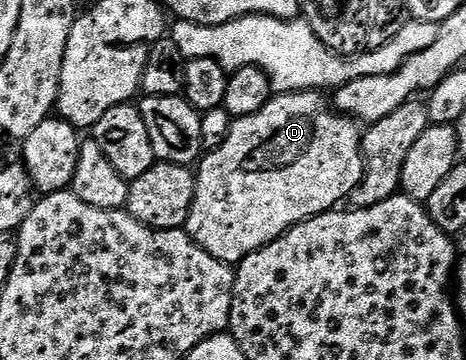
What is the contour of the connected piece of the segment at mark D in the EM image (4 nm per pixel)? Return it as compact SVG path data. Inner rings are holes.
M322 91L277 94L259 112L233 119L227 140L200 159L195 200L184 229L215 260L239 264L256 250L283 237L293 226L340 207L344 203L341 201L352 195L365 175L362 137L362 127L349 115L338 112Z

